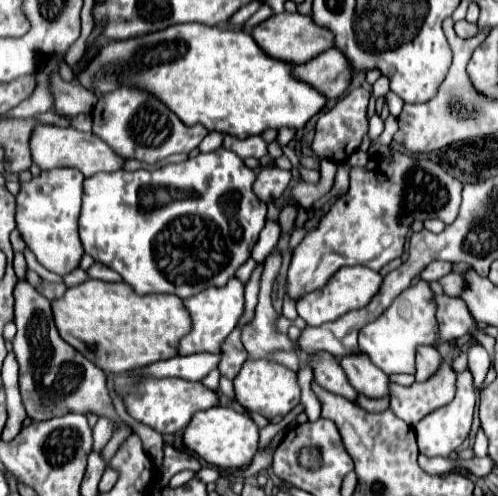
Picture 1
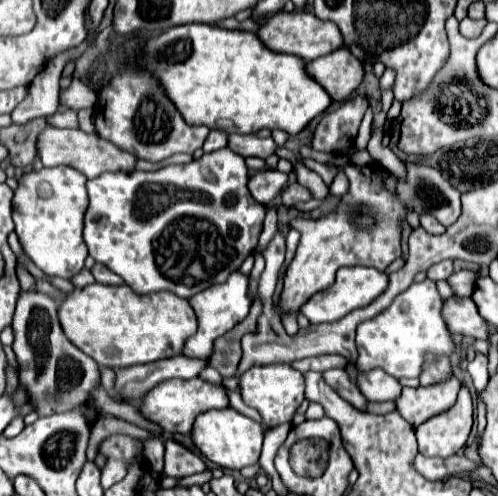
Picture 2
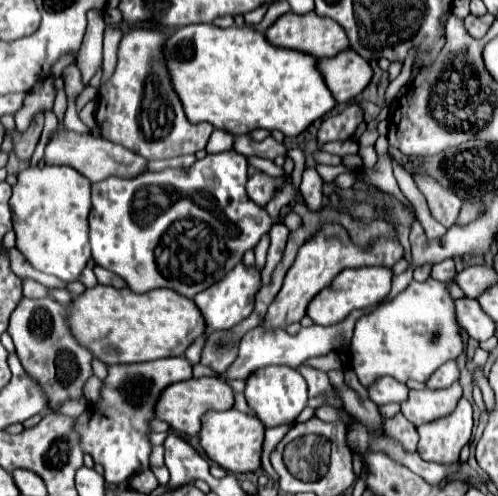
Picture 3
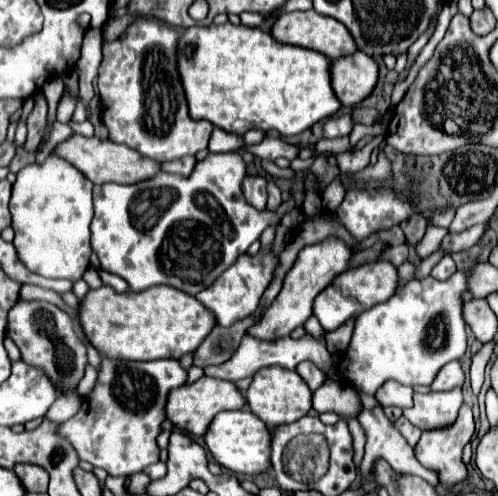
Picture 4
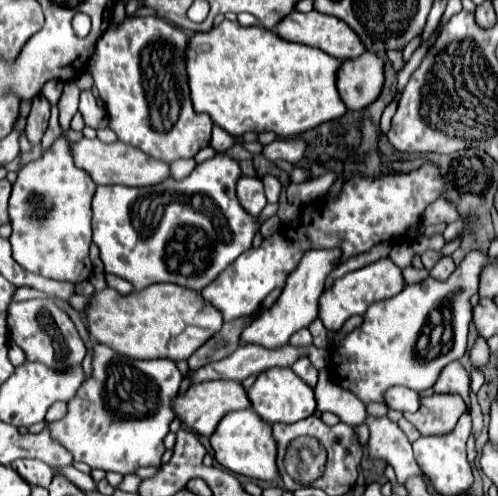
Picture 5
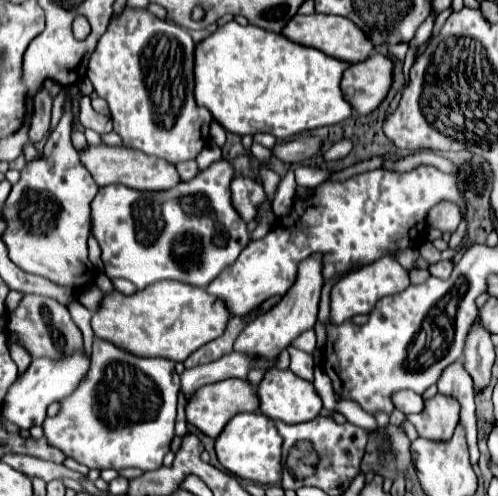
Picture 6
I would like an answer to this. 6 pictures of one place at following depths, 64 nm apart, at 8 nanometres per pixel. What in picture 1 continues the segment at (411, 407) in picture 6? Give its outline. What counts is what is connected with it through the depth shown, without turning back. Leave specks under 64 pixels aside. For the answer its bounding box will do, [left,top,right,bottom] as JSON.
[340,352,388,398]

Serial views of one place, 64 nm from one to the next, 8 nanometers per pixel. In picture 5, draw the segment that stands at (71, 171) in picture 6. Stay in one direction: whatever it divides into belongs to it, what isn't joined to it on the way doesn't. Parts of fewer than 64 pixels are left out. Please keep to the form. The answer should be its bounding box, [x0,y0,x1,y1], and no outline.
[10,80,96,284]

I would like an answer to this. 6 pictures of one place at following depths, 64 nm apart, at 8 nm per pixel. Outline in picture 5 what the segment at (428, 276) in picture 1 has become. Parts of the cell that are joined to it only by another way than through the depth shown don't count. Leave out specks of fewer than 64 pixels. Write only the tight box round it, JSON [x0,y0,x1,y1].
[430,256,456,280]

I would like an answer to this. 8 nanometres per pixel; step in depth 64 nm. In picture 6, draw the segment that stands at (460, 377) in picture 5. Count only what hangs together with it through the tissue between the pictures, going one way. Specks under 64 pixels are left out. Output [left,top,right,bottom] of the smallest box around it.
[438,362,480,466]

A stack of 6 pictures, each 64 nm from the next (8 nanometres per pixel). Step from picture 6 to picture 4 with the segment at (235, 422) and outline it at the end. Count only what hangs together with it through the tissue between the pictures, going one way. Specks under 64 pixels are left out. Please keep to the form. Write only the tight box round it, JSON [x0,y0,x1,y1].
[204,410,270,474]

